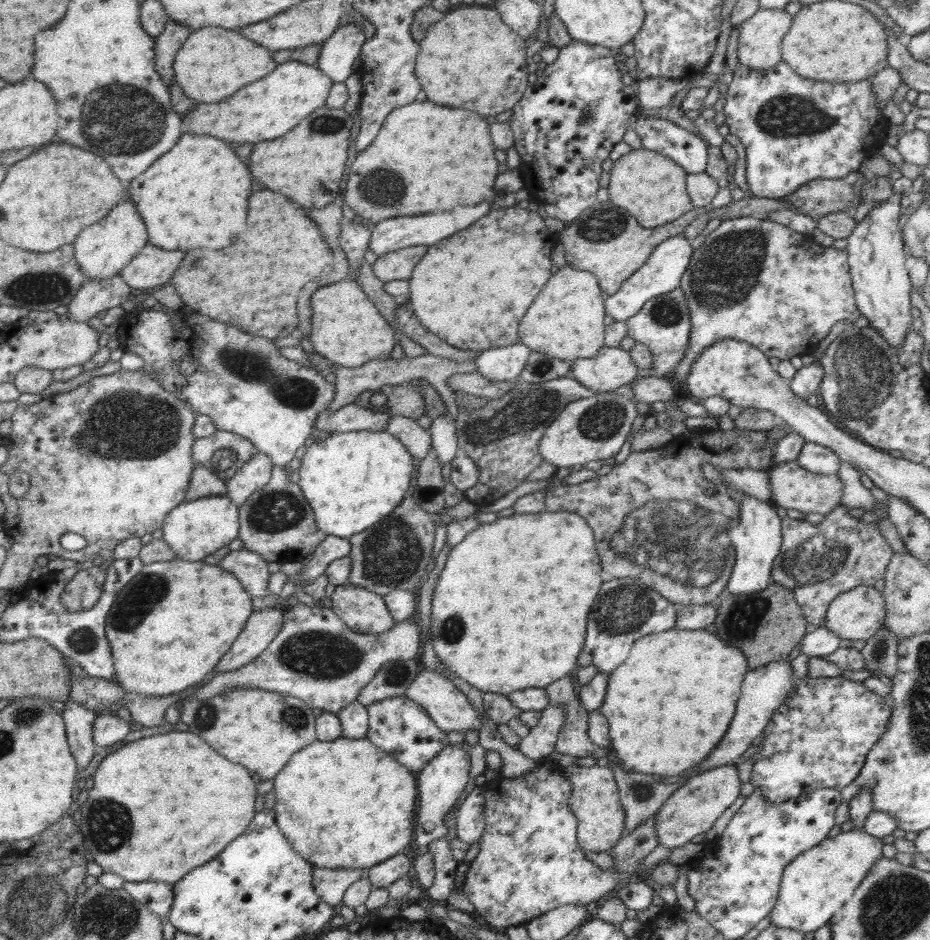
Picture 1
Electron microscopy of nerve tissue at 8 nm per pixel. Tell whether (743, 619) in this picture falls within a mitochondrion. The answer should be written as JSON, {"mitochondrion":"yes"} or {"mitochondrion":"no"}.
{"mitochondrion":"yes"}

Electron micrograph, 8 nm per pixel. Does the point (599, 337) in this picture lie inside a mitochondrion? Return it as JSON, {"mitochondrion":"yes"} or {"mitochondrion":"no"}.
{"mitochondrion":"no"}

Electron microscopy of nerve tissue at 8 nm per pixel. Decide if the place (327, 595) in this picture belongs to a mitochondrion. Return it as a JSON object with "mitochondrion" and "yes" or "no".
{"mitochondrion":"no"}

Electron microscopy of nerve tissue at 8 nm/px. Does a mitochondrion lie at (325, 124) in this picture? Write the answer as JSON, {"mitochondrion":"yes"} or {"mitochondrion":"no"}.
{"mitochondrion":"yes"}

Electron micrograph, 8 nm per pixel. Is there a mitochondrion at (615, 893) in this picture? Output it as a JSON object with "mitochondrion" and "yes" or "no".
{"mitochondrion":"no"}

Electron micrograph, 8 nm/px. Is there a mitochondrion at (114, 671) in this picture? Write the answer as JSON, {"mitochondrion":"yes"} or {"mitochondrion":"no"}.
{"mitochondrion":"no"}

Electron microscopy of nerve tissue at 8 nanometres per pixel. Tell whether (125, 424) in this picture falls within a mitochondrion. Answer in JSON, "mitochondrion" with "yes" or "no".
{"mitochondrion":"yes"}

